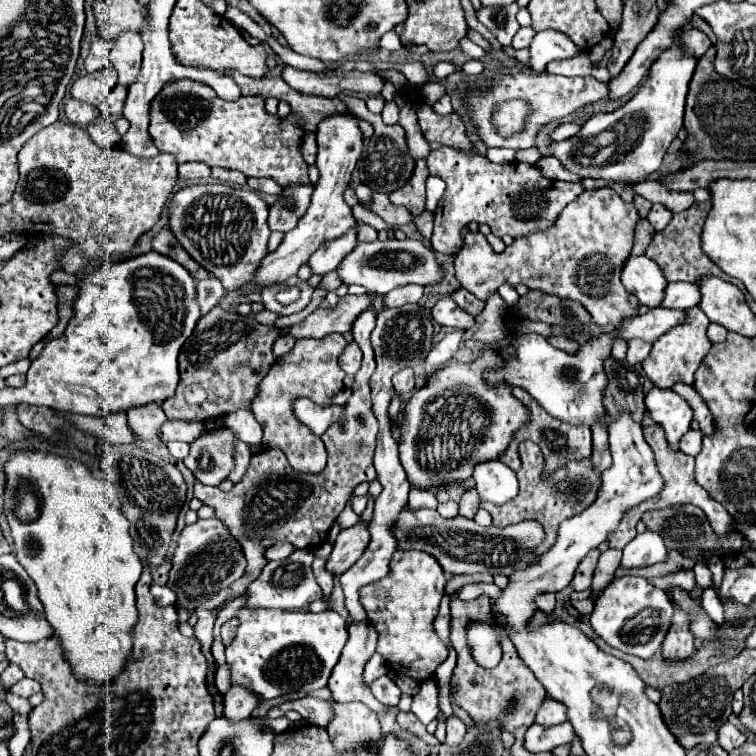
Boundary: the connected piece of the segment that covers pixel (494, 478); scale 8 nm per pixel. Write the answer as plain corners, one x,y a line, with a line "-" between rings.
486,461
476,465
472,477
476,481
480,501
504,505
518,495
516,473
500,461

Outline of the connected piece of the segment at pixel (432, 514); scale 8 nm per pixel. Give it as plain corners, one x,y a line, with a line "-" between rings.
408,507
400,513
394,535
398,539
398,549
420,549
438,559
444,571
448,573
490,573
490,575
506,575
510,577
512,571
526,567
528,563
538,559
534,547
544,541
544,529
536,521
524,521
516,525
508,525
504,529
498,527
480,527
476,521
470,521
462,515
452,519
440,517
434,509
420,509
408,511

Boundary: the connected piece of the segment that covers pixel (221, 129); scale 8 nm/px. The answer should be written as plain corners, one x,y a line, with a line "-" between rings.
176,79
164,85
164,89
154,97
150,107
150,137
160,151
176,155
176,163
198,161
208,167
226,167
244,173
246,177
272,177
280,187
292,183
310,183
308,163
302,157
302,139
310,135
294,115
280,117
270,115
264,107
264,99
256,95
242,95
236,101
226,101
216,95
216,91
204,83
192,79

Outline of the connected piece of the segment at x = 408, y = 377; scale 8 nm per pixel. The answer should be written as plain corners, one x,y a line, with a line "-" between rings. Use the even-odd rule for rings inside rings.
404,369
404,371
396,373
394,379
392,379
392,383
394,383
396,393
400,393
400,395
412,391
414,389
414,373
412,373
412,369

